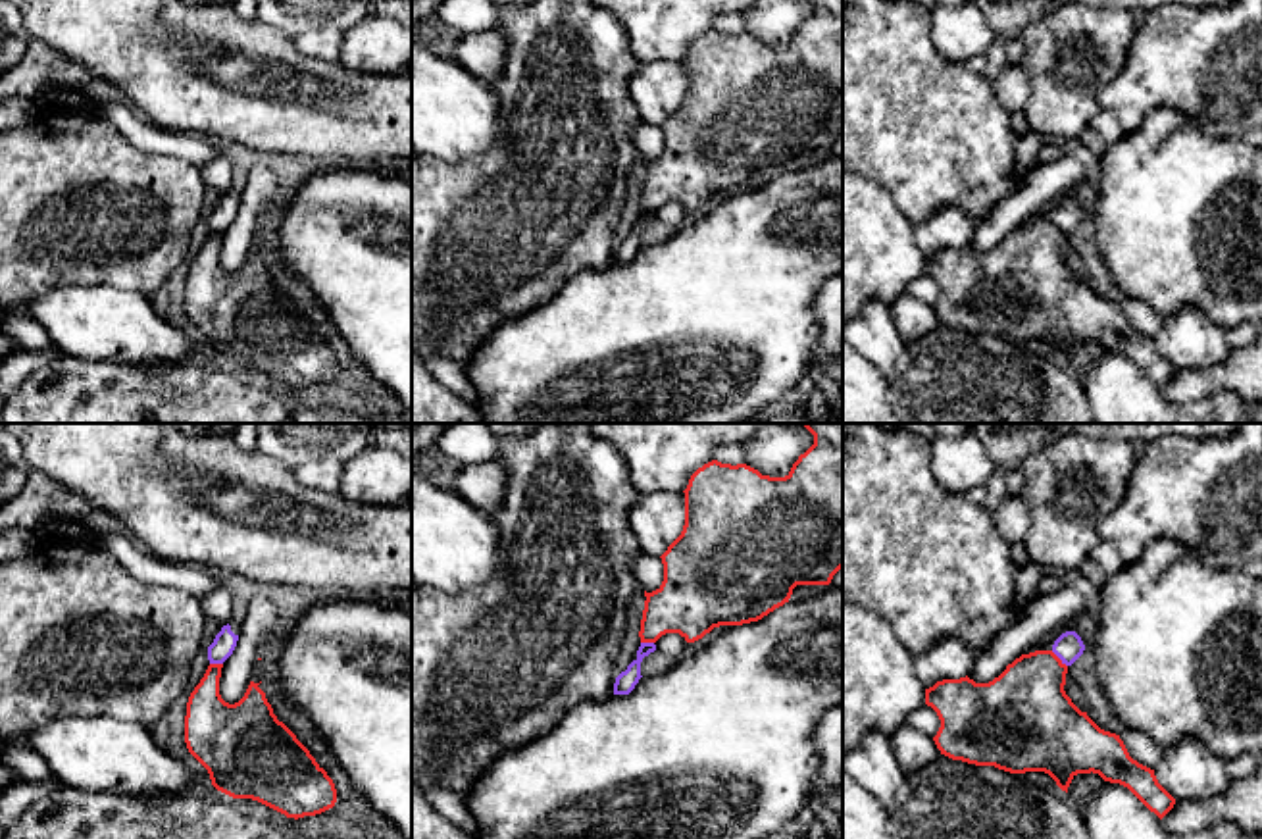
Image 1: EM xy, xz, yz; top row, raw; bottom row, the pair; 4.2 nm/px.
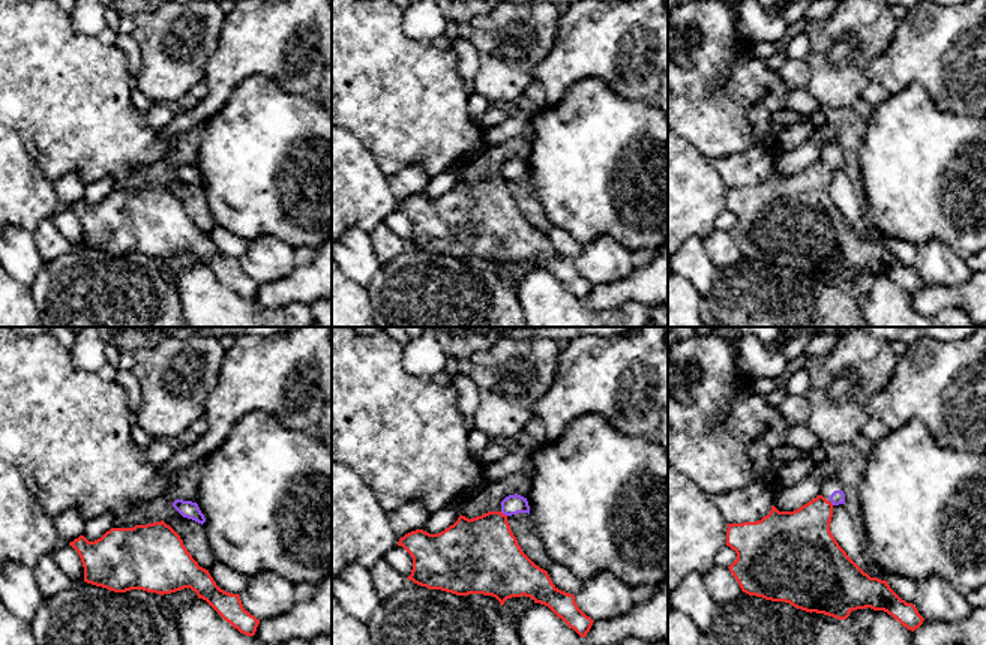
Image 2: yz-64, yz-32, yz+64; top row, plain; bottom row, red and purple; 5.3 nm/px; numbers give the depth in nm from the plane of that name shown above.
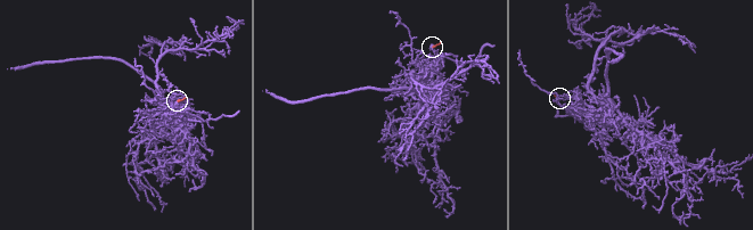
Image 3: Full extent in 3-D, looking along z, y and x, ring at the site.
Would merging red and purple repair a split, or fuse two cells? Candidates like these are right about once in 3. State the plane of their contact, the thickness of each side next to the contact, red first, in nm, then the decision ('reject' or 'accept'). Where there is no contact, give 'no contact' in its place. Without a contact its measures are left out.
yz | 360/120 nm | reject

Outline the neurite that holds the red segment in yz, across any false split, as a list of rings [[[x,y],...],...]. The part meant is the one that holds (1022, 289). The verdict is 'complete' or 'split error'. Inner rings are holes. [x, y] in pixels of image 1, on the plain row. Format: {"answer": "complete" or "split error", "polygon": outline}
{"answer": "complete", "polygon": [[[1052,219],[1022,223],[989,252],[943,248],[925,258],[941,296],[933,306],[941,323],[975,335],[995,335],[1010,343],[1045,341],[1068,362],[1077,343],[1098,343],[1127,356],[1160,389],[1175,368],[1158,352],[1154,339],[1133,329],[1120,304],[1100,298],[1066,264],[1068,235]]]}

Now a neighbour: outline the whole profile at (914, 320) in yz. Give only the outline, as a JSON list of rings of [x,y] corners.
[[[906,291],[891,304],[891,310],[893,321],[906,344],[921,341],[941,323],[933,306],[916,300]]]

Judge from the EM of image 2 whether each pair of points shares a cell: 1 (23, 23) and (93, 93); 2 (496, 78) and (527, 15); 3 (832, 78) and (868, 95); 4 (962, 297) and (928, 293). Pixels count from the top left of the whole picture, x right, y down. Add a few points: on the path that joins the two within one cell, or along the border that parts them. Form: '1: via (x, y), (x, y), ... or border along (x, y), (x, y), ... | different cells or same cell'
1: via (41, 41), (75, 75) | same cell
2: via (506, 63), (511, 44), (524, 30) | same cell
3: border along (871, 81), (860, 98) | different cells
4: via (953, 296), (937, 296) | same cell

